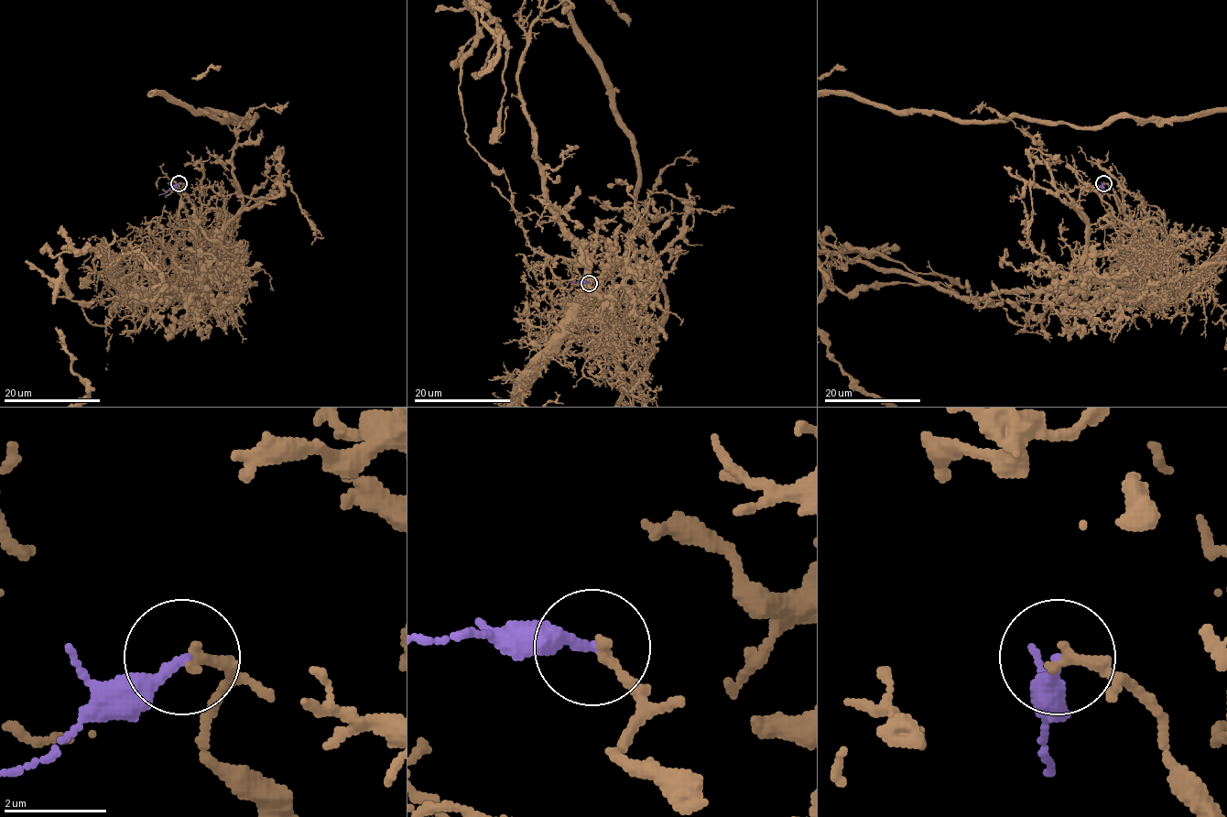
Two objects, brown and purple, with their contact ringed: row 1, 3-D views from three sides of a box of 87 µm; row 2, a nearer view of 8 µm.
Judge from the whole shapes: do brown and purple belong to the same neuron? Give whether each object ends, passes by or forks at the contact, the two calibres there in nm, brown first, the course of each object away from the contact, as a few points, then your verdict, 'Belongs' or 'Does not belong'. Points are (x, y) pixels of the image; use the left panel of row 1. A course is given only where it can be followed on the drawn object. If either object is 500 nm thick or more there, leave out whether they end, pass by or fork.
At the ring brown ends. At the ring purple ends. Thickness 220 nm (brown) against 240 nm. Course of purple: (179, 183), (159, 195). Does not belong

